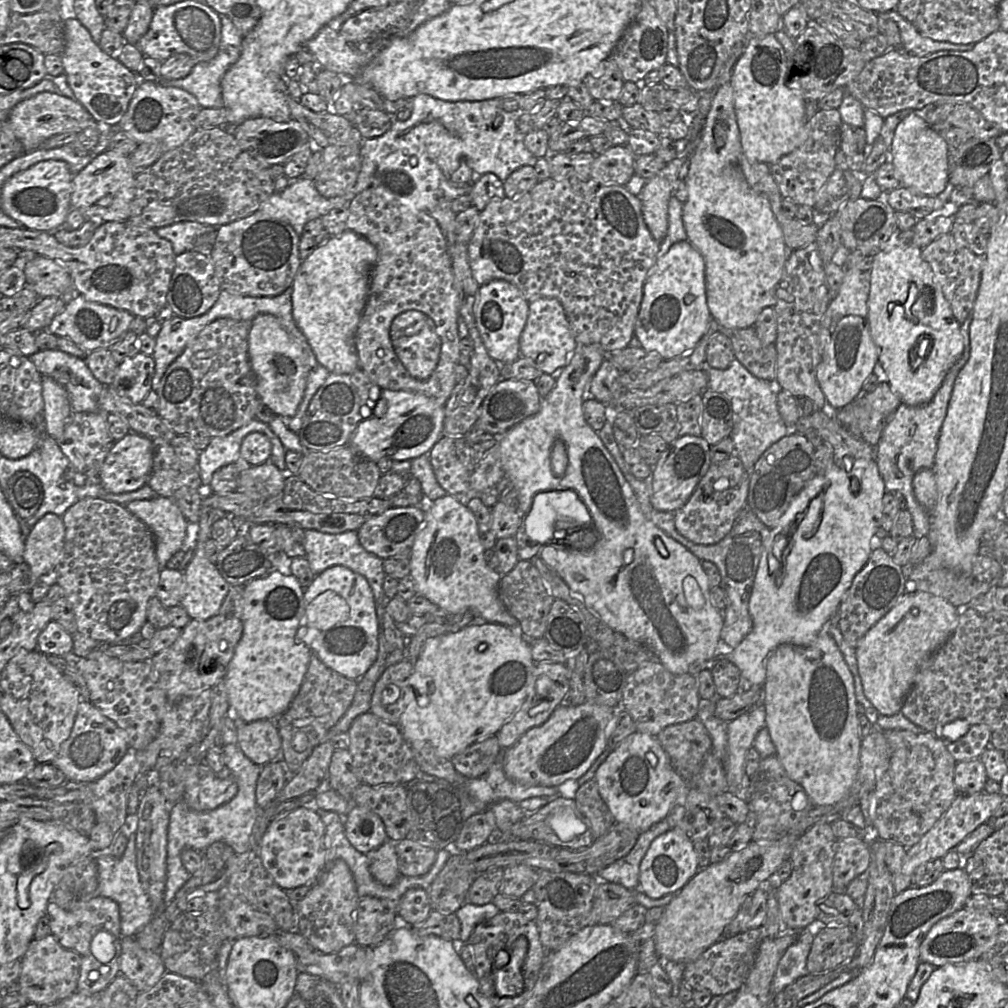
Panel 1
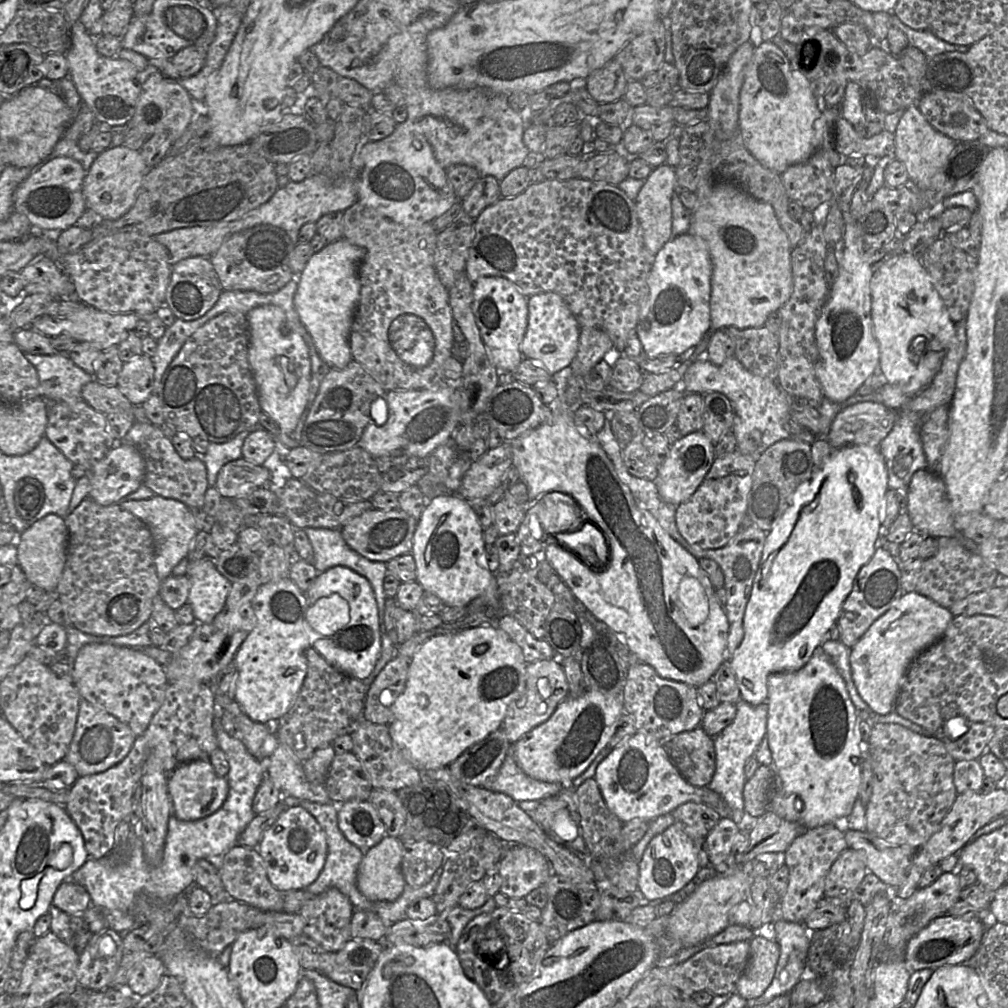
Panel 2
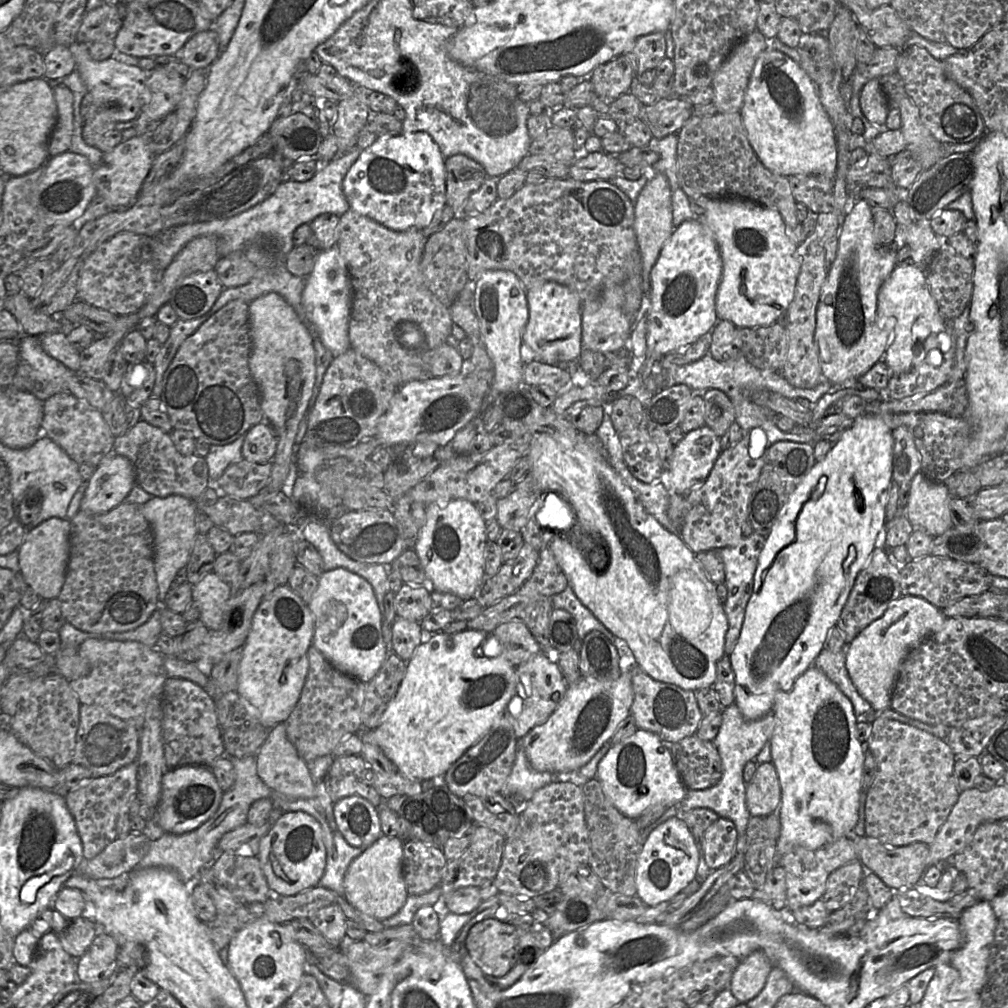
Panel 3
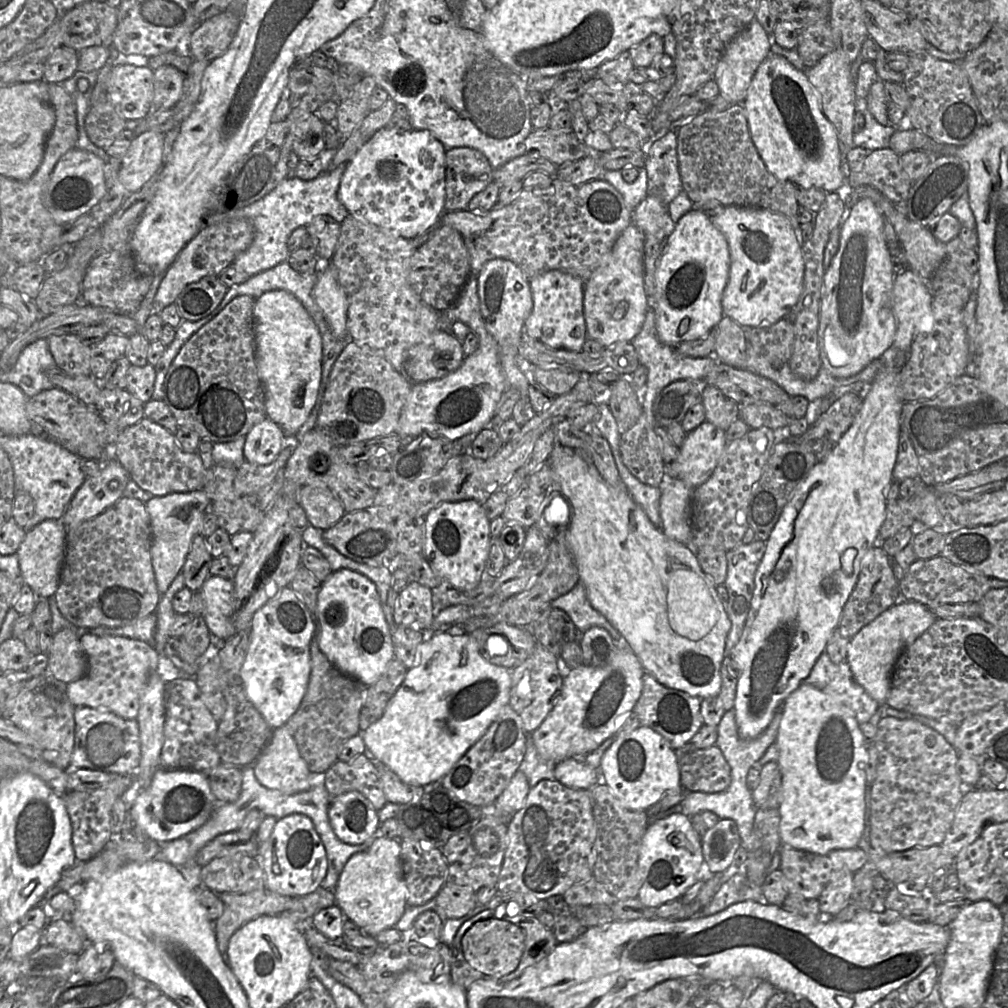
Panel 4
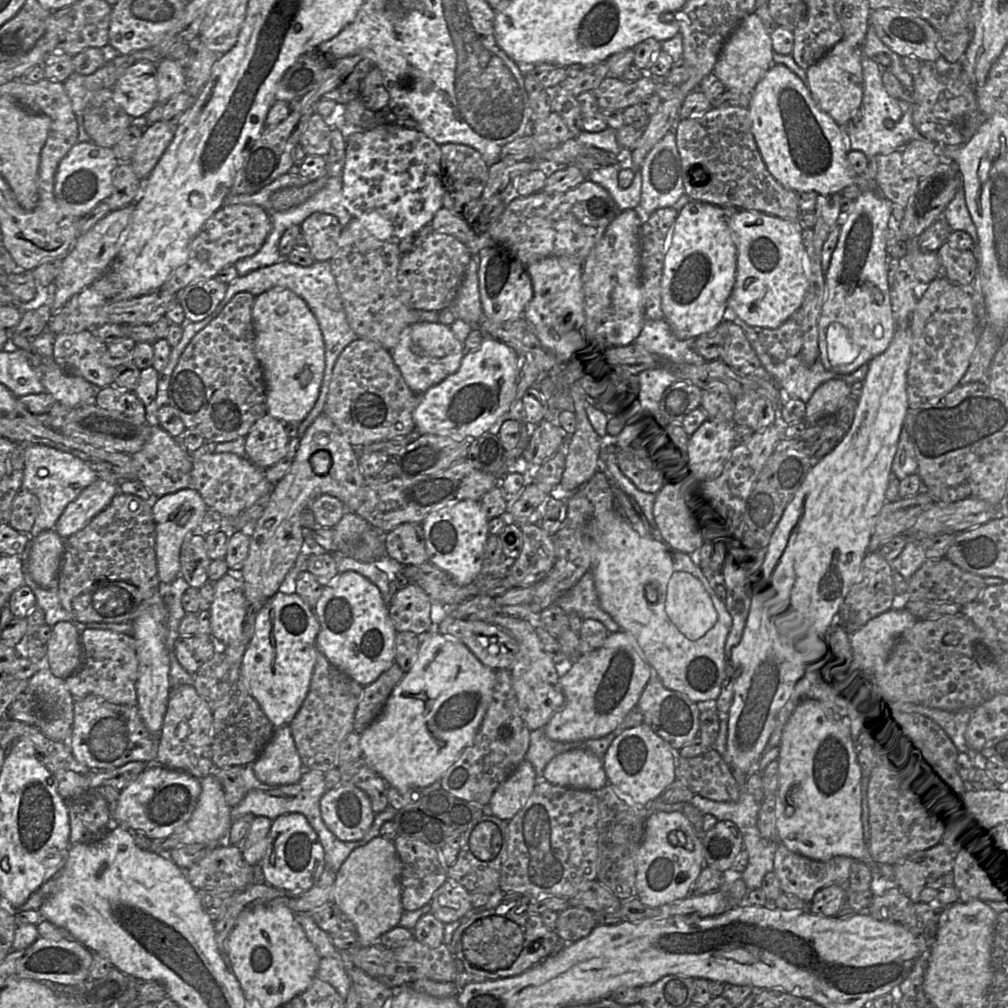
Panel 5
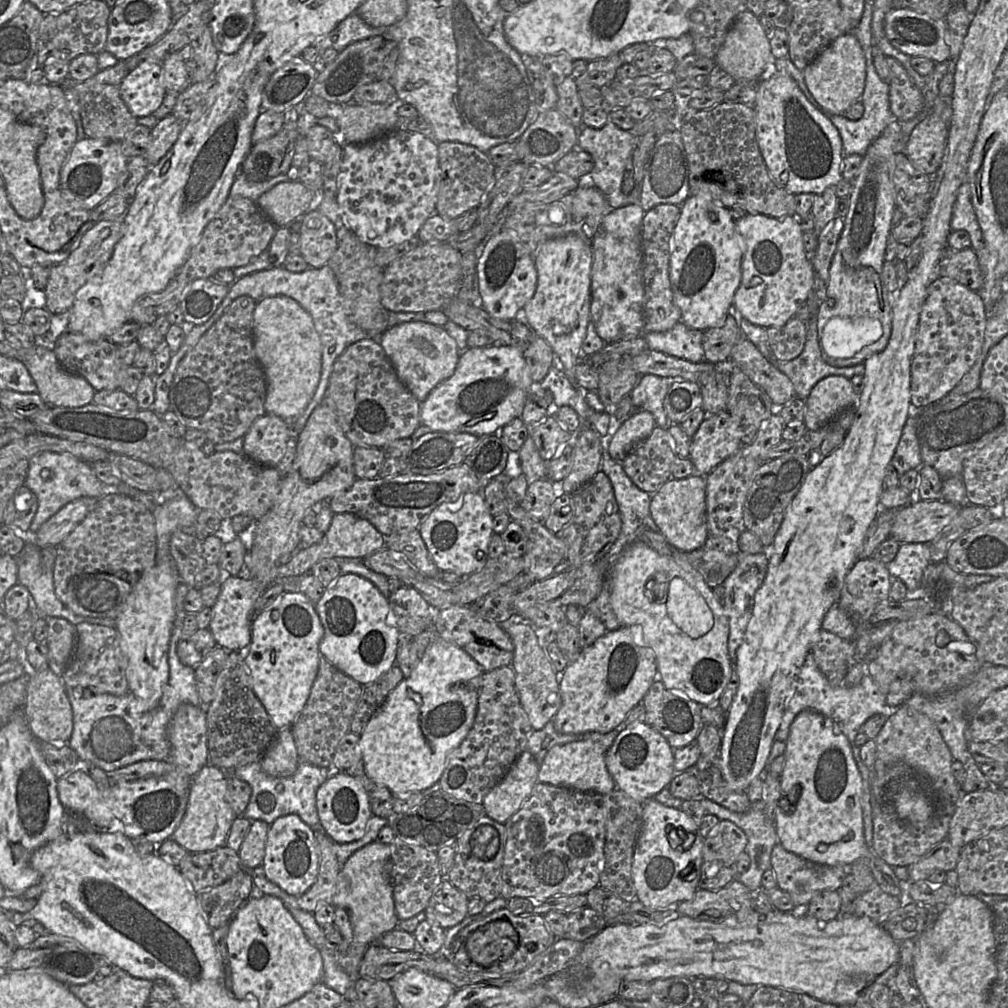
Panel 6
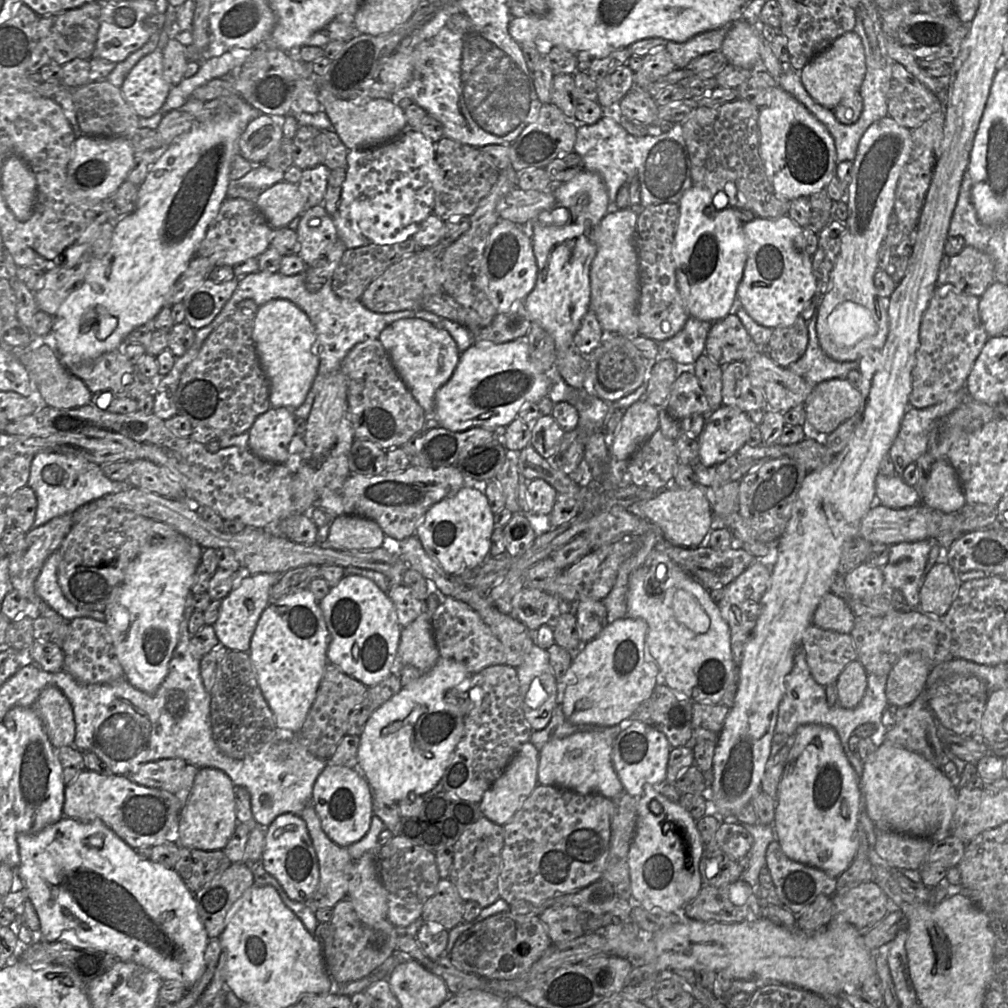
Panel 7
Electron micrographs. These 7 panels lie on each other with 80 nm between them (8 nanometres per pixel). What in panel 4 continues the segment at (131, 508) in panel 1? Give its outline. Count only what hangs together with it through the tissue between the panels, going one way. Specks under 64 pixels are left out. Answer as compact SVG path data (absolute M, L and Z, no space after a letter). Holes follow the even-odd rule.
M203 490L153 497L147 504L152 532L151 557L157 588L163 595L182 572L193 538L200 534L209 502Z

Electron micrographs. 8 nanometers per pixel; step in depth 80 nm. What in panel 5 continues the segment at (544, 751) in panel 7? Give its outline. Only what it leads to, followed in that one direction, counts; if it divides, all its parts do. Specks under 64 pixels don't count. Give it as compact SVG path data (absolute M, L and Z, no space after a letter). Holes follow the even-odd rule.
M572 749L553 757L544 769L543 779L586 791L597 791L608 784L603 757L583 749Z

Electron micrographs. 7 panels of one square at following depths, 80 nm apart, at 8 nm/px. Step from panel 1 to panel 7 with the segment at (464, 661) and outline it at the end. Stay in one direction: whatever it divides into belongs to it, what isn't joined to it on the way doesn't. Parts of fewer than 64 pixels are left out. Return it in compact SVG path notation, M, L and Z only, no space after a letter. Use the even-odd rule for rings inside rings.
M439 657L428 673L392 696L376 709L360 735L358 767L368 782L373 796L399 803L407 796L422 796L432 790L442 778L452 754L464 733L462 711L448 702L448 693L468 691L471 673L460 662Z

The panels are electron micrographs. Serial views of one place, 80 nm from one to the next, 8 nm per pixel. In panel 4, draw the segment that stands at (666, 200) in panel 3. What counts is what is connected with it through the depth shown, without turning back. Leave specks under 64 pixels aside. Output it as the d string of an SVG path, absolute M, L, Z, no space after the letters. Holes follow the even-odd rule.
M651 194L634 209L633 223L642 231L644 243L648 237L656 237L661 242L663 251L676 224L671 219L668 206L659 196Z

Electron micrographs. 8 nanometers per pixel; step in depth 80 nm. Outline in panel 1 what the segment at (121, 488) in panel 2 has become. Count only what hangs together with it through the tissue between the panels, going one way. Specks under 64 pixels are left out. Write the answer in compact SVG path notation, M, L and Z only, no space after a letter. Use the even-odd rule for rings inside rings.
M129 432L120 441L114 441L100 472L100 483L110 493L134 492L147 485L153 466L154 444L151 439Z

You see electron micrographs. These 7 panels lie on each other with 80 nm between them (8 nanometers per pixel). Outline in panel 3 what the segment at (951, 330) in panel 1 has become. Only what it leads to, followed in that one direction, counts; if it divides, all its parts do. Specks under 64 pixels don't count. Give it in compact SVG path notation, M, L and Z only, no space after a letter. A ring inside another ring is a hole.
M915 264L894 268L878 291L877 325L890 333L888 346L881 360L887 364L892 375L909 372L917 340L924 341L931 334L946 330L946 319L930 292L926 270Z

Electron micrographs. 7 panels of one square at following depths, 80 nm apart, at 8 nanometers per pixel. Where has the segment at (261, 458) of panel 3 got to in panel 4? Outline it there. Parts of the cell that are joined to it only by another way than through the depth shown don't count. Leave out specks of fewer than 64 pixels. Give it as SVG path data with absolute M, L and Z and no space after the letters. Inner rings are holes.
M267 417L253 426L245 436L245 460L256 465L269 465L287 445L282 428Z

